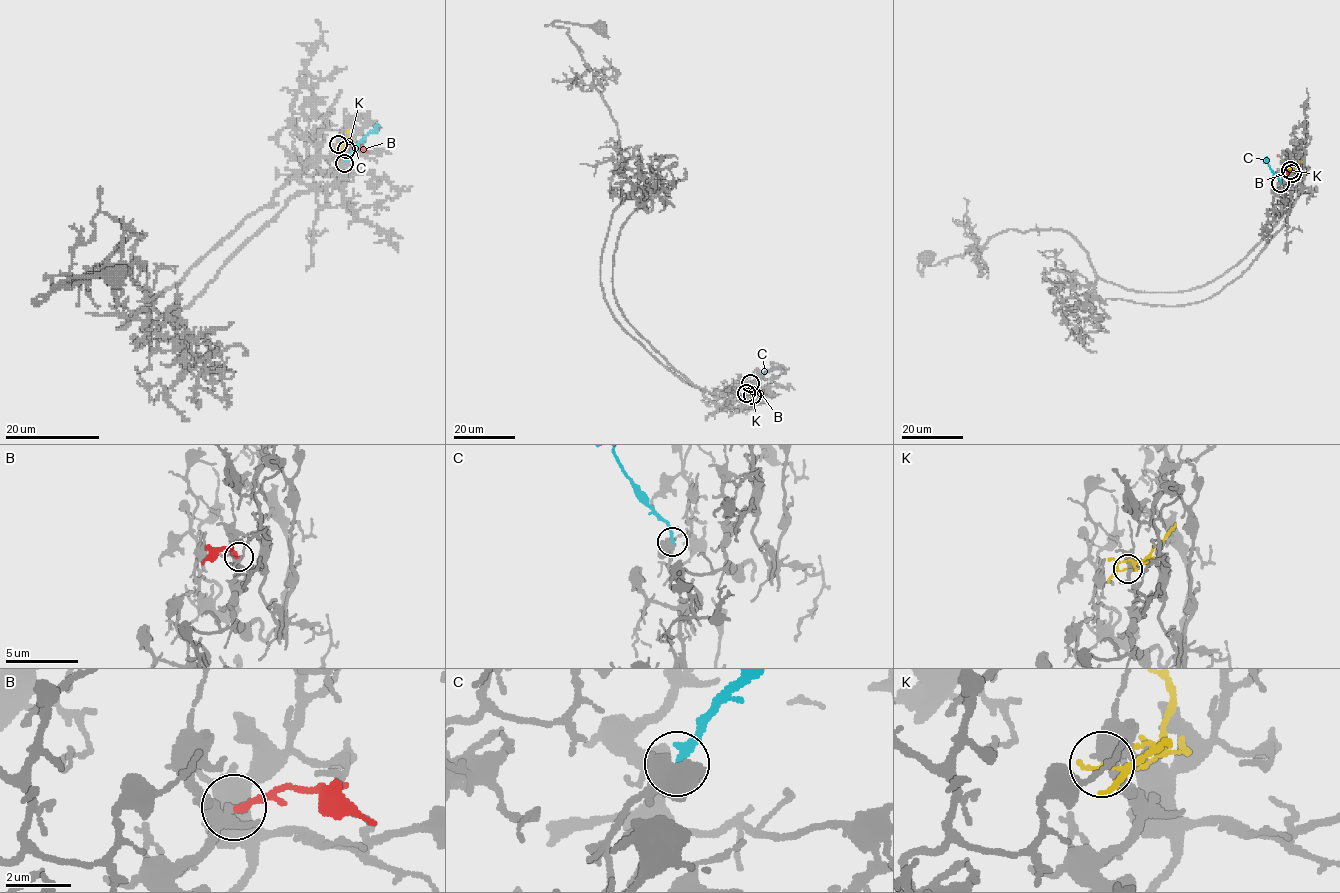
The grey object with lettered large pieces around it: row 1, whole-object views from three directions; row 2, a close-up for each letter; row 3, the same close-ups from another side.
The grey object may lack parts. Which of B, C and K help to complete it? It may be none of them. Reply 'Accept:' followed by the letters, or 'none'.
Accept: B

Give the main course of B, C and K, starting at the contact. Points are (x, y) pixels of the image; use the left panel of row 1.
B: (347, 149), (357, 147), (367, 152)
C: (344, 163), (377, 123)
K: (339, 145), (347, 142), (348, 133), (344, 129)

